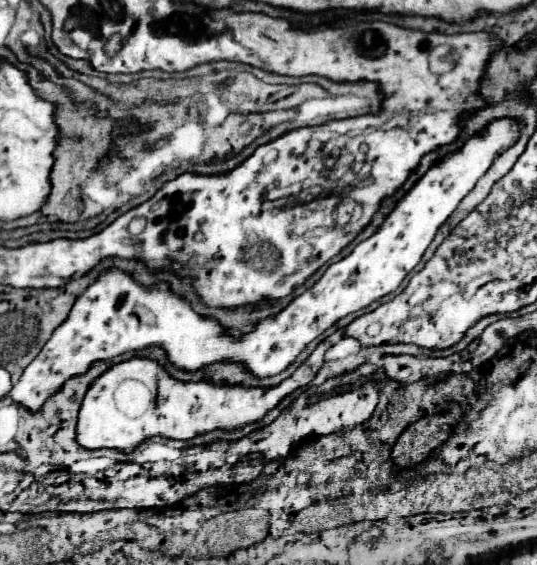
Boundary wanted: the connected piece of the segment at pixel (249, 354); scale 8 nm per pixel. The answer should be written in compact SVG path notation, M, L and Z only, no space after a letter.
M502 118L502 120L490 122L482 136L470 138L464 144L462 150L446 156L442 162L438 162L434 168L430 168L426 172L426 176L420 182L416 182L416 186L396 204L396 208L390 212L390 216L384 220L384 224L380 226L380 230L374 236L370 236L368 240L360 242L354 248L354 252L350 256L342 258L338 264L328 266L324 276L312 288L308 288L304 294L294 298L286 306L286 310L282 310L278 316L274 316L270 320L260 322L254 332L250 332L250 334L246 334L242 338L226 336L222 326L216 320L198 316L190 308L190 304L186 300L182 300L180 296L170 292L168 284L158 284L158 286L144 288L144 286L136 284L132 276L124 274L118 268L112 268L112 270L104 272L76 300L76 304L74 304L70 316L66 318L66 322L60 324L54 330L52 338L46 342L42 352L28 364L28 368L24 370L20 382L10 390L10 398L16 404L22 404L22 406L26 406L32 412L38 412L42 408L42 404L50 396L54 396L54 392L62 390L62 384L66 380L70 380L74 376L86 374L94 362L98 362L98 360L112 360L112 358L116 358L120 354L136 352L136 350L146 350L150 346L162 348L166 352L170 364L174 364L180 370L186 370L186 372L198 372L198 370L202 370L202 368L206 368L210 364L216 364L216 362L238 362L256 378L268 378L268 376L276 376L276 374L284 372L312 340L316 340L322 332L332 328L340 318L370 306L372 302L376 302L382 296L394 292L402 284L406 274L412 272L412 268L420 262L422 254L426 252L426 248L430 246L432 238L436 236L436 230L448 220L448 216L456 210L460 200L474 188L478 178L492 166L496 156L500 156L504 150L508 150L516 142L518 134L520 134L520 124L516 120Z

